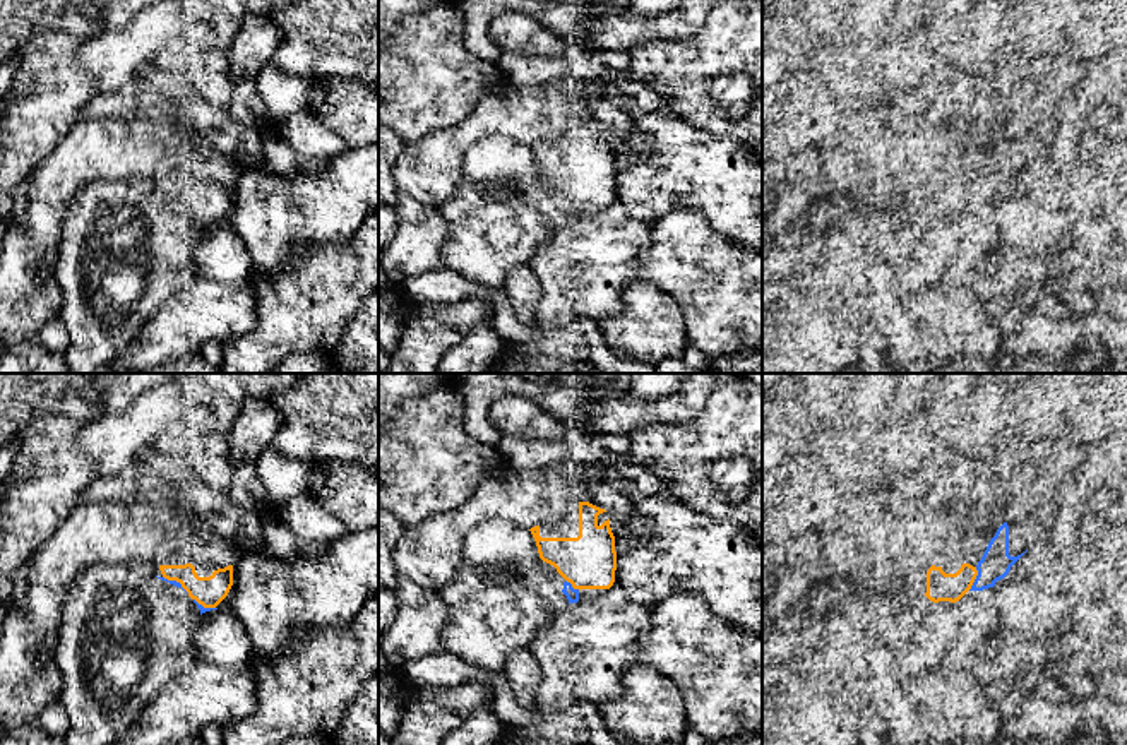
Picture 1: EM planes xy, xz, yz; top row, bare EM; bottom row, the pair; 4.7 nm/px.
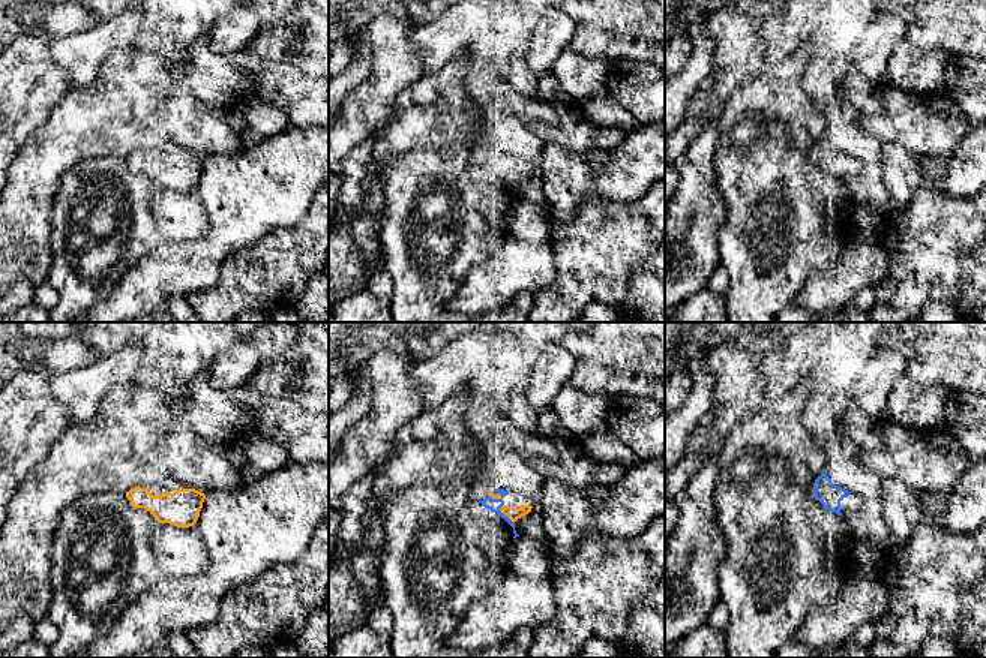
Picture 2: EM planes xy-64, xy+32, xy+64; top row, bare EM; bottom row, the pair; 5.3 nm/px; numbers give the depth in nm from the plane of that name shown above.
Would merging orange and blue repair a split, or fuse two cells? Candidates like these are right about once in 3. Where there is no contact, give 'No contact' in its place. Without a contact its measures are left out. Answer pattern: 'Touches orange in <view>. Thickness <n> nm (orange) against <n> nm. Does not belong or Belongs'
Touches orange in yz. Thickness 140 nm (orange) against 140 nm. Belongs

